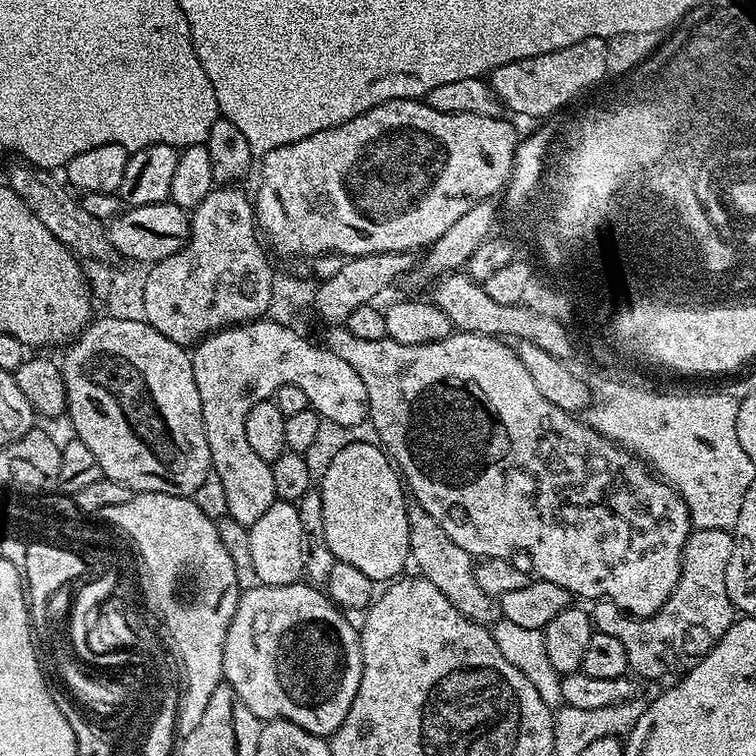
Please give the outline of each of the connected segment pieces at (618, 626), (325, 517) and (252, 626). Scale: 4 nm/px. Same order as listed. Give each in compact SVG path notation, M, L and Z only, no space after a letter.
M695 529L688 535L688 541L684 547L682 554L682 570L678 578L678 586L674 586L674 590L670 594L670 598L666 598L666 602L662 605L653 616L629 616L627 612L623 612L621 608L613 602L613 600L597 600L591 605L590 615L592 618L593 629L602 634L610 634L610 638L615 638L616 641L622 642L623 648L626 650L626 658L628 659L628 667L637 677L645 676L648 680L660 680L663 676L672 676L671 678L679 677L681 674L690 671L694 666L698 666L698 662L702 662L702 658L706 658L706 654L710 654L710 650L714 650L716 643L723 638L726 630L730 630L730 626L737 619L738 613L732 607L730 602L730 594L726 594L726 565L730 563L730 554L734 550L734 536L729 530L702 530Z
M349 442L344 448L338 450L337 453L333 454L331 460L327 461L324 477L319 477L318 480L318 491L322 498L322 530L324 535L322 537L322 543L327 546L332 555L337 560L342 562L350 562L350 566L355 566L357 570L362 570L362 574L366 578L370 578L374 582L391 582L401 575L400 572L404 567L409 567L410 564L410 553L408 550L408 521L409 517L404 516L404 496L406 500L406 488L402 483L402 477L393 461L390 459L387 452L384 451L383 447L379 443L371 442L372 444L356 444L356 442Z
M307 582L287 584L286 586L260 584L255 588L251 588L248 592L240 592L234 607L236 613L230 622L228 633L226 634L226 642L224 643L224 680L236 691L240 701L242 701L261 722L289 720L290 722L294 722L294 726L302 726L302 730L306 730L310 734L325 738L331 737L332 733L338 730L338 726L340 726L346 718L350 703L349 697L347 695L344 697L343 694L340 693L340 687L344 684L344 640L340 637L340 632L348 632L352 628L351 622L344 617L347 615L345 615L341 609L337 608L319 587Z

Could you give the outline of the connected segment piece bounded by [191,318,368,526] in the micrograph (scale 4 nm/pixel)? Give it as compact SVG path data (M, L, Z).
M261 318L252 320L249 324L222 328L219 332L204 337L191 353L194 382L198 382L198 394L202 398L202 418L214 475L222 478L222 486L226 486L228 515L234 518L234 522L249 526L258 522L258 518L262 518L262 514L266 514L266 510L270 510L277 499L271 467L262 466L258 454L249 452L244 442L244 423L250 410L254 410L258 402L273 399L280 388L293 384L306 392L309 405L313 409L322 410L330 423L356 430L360 423L368 420L366 386L362 386L362 378L354 374L354 366L342 362L342 358L338 358L338 354L334 354L326 346L315 348L306 337L299 336L294 329L288 327L292 326L276 318Z

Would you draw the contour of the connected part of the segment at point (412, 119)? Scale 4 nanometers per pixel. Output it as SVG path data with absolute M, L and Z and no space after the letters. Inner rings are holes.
M417 98L414 100L391 100L385 104L374 106L370 110L366 110L362 114L358 114L358 118L350 118L350 122L346 122L342 126L334 126L330 130L318 130L318 134L310 134L310 138L299 140L293 144L286 146L278 146L274 150L263 153L261 162L259 161L258 170L260 166L260 185L256 188L256 196L254 192L254 207L256 210L256 223L259 231L266 237L268 235L267 243L277 248L284 256L306 256L306 258L313 258L324 253L336 253L345 258L354 256L369 256L370 254L382 254L383 252L412 252L427 249L438 238L442 238L442 234L446 234L446 230L450 230L450 226L454 226L454 222L458 222L458 218L462 218L462 214L466 214L466 210L470 210L479 204L481 200L487 200L495 197L508 183L509 176L512 170L512 163L514 162L515 148L518 143L518 135L516 136L516 128L510 121L504 120L505 118L497 118L495 116L479 116L478 114L442 114L442 110L434 110L423 99Z

